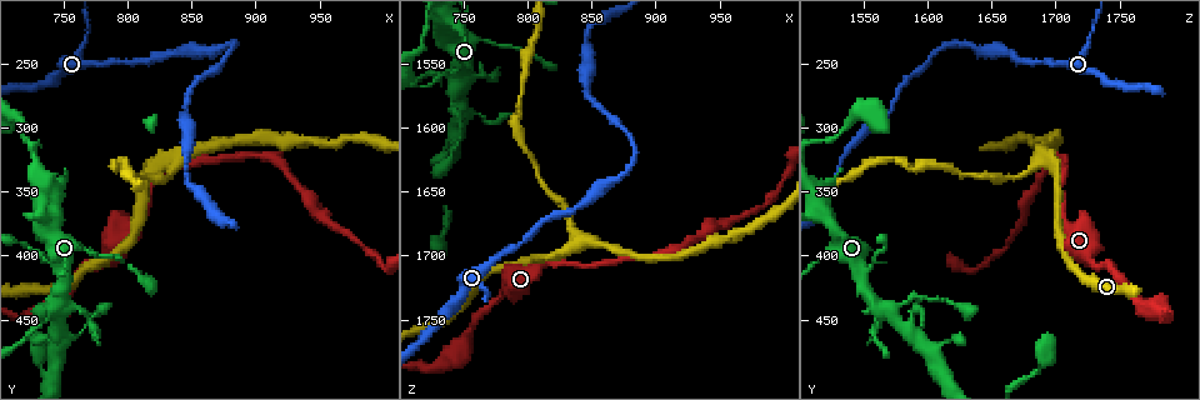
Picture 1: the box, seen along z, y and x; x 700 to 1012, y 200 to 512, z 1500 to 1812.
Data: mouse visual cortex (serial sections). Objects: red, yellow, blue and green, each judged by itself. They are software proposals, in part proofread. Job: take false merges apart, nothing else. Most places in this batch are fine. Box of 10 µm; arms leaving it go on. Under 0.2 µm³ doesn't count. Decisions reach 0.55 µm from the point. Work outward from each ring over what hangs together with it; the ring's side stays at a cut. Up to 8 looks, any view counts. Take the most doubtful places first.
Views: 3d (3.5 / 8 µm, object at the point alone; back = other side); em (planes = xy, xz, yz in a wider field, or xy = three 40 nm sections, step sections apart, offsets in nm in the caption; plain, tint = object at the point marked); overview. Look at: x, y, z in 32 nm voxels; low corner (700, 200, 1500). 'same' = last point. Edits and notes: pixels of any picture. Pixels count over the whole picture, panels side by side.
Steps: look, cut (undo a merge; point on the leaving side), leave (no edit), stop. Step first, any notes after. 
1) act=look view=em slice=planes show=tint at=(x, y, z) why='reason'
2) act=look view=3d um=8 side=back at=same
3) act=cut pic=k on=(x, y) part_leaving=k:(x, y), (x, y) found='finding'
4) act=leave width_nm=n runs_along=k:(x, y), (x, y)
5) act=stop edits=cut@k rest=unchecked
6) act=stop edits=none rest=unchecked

act=look view=3d um=3.5 at=(836, 326, 1690) why='sharp bend'

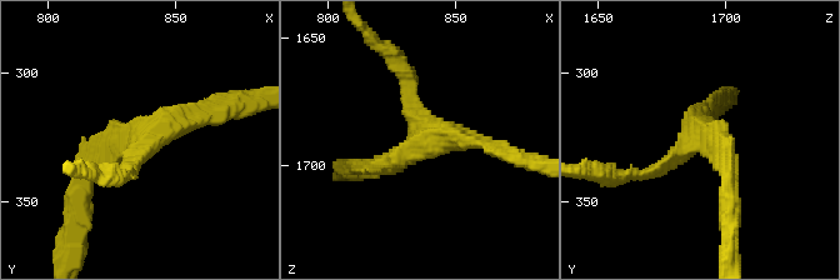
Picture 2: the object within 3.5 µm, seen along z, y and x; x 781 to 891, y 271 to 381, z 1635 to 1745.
act=leave arm_widths_nm=200,200,250 runs_along=2:(85, 180), (116, 145), (220, 110) found='continuous, no second cell'

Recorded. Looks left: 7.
act=look view=3d um=3.5 at=(746, 440, 1562) why='sudden change in width'

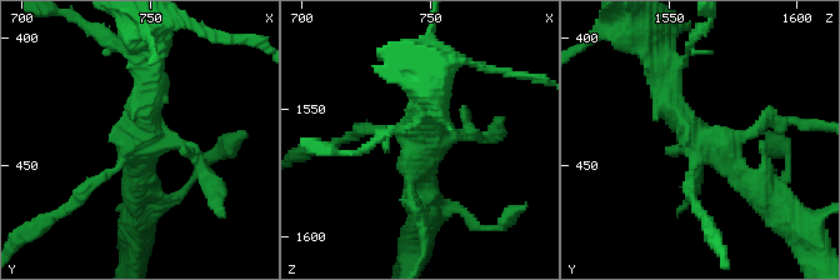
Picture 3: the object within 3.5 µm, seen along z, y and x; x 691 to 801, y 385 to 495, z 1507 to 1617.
act=look view=em slice=xy step=5 show=tint at=(746, 441, 1562) why='need the tissue'

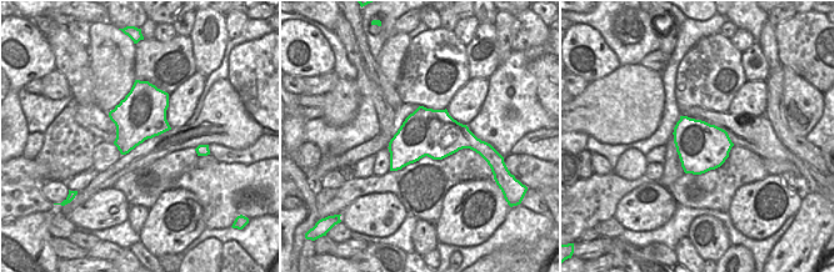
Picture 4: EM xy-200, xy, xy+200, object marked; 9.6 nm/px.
act=leave runs_along=3:(661, 73), (693, 134), (770, 195) found='continuous, no second cell'

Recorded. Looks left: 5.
act=look view=3d um=8 at=(770, 220, 1730) why='a narrow waist'

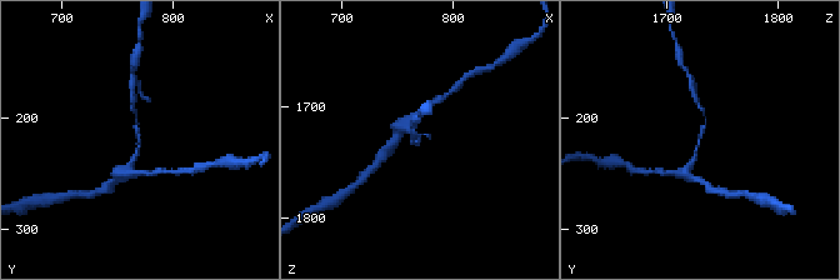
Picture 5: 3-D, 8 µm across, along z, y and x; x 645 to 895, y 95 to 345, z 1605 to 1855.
act=look view=3d um=3.5 at=same why='closer look'

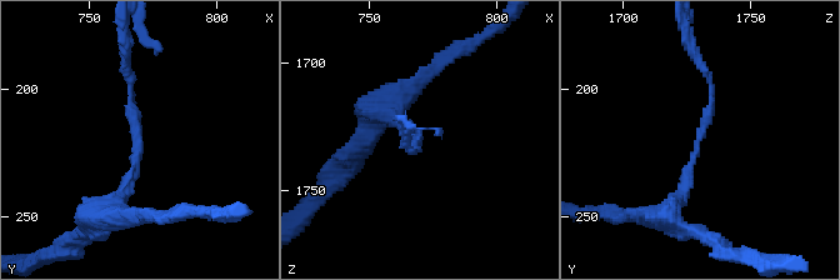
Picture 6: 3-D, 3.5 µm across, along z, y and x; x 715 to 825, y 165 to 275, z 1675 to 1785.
act=look view=em slice=xy step=1 show=tint at=(770, 221, 1729) why='need the tissue'

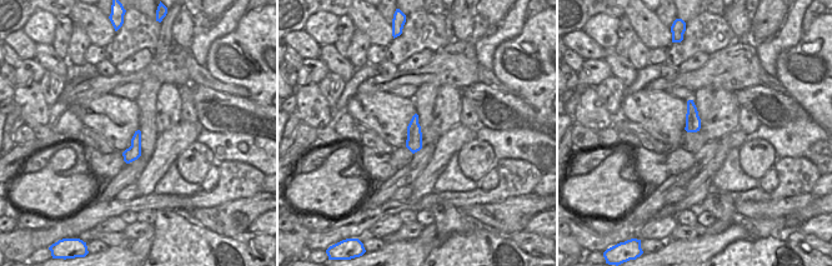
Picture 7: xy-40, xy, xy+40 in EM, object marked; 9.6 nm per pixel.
act=leave runs_along=6:(666, 216), (685, 194), (714, 90) found='all the same cell'

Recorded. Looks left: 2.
act=look view=3d um=3.5 at=(844, 314, 1540) why='thick turns thin'

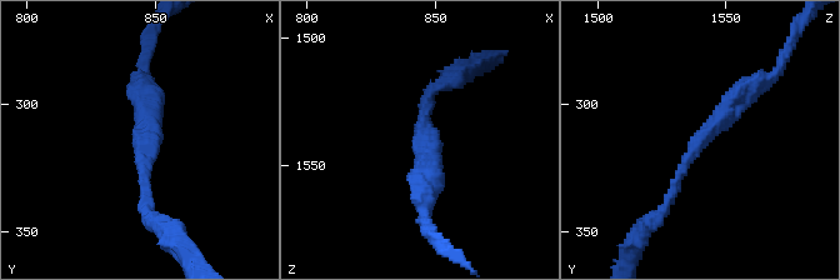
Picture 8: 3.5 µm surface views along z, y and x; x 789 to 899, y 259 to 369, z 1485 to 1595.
act=look view=em slice=xy step=1 show=tint at=(847, 316, 1538) why='need the tissue'

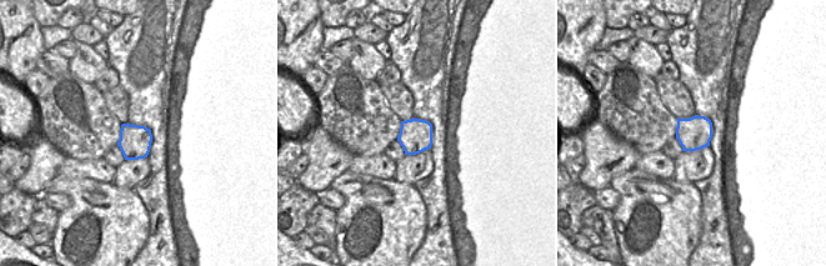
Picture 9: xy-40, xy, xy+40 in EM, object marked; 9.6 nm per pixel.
act=leave runs_along=8:(753, 84), (698, 141), (656, 218) found='all the same cell'

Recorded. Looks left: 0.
act=stop edits=none rest=unchecked

